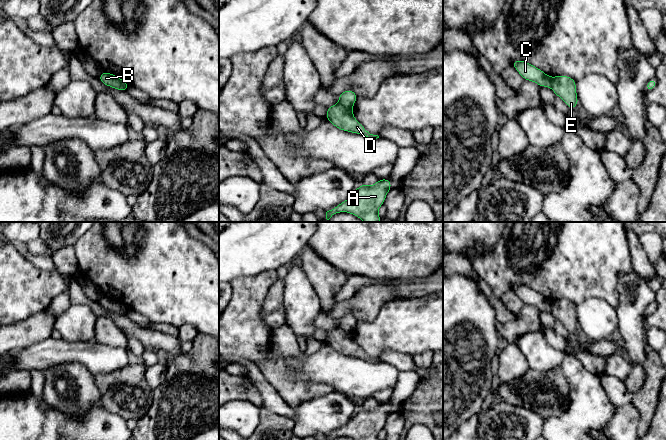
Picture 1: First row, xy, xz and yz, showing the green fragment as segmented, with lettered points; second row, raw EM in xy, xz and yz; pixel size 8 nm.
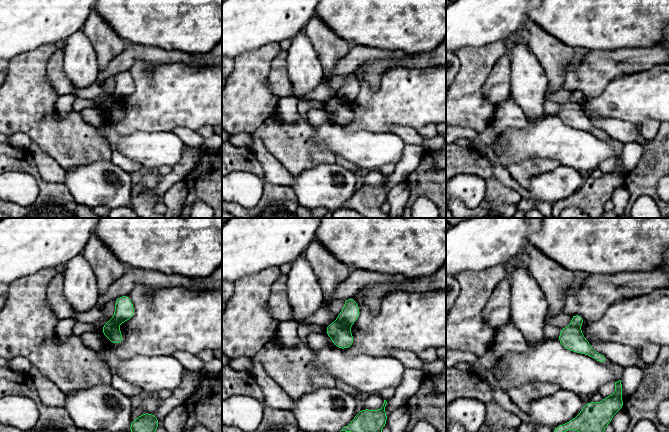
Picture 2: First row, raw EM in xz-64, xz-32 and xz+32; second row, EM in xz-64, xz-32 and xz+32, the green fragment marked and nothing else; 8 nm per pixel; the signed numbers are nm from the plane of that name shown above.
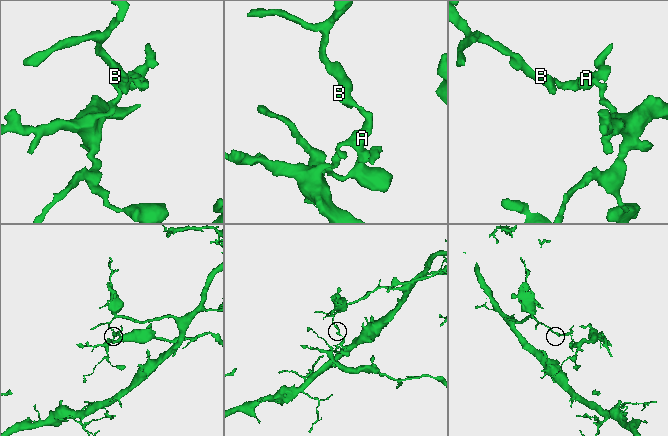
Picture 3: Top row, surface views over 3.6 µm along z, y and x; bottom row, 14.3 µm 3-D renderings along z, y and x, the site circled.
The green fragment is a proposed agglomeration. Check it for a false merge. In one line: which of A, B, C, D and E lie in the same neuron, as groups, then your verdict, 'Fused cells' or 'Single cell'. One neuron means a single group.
Groups: A B D E / C. Fused cells

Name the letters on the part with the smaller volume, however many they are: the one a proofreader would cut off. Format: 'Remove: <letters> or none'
Remove: A, B, D, E

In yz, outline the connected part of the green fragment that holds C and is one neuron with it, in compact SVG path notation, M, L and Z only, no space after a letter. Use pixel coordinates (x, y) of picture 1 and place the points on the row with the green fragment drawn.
M513 60L512 66L524 80L533 81L540 87L551 87L552 77L530 63L521 60Z

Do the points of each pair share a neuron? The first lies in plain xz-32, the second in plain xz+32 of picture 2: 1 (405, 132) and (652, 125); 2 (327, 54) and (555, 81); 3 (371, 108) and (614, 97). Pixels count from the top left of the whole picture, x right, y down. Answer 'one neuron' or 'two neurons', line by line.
1: two neurons
2: one neuron
3: one neuron

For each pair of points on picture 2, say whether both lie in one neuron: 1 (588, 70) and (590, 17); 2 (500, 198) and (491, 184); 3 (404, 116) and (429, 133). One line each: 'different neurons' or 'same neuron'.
1: different neurons
2: same neuron
3: different neurons

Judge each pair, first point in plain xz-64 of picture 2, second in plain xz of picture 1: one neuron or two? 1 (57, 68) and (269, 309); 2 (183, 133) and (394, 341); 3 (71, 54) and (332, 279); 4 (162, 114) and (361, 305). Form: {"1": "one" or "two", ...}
{"1": "one", "2": "two", "3": "two", "4": "two"}

